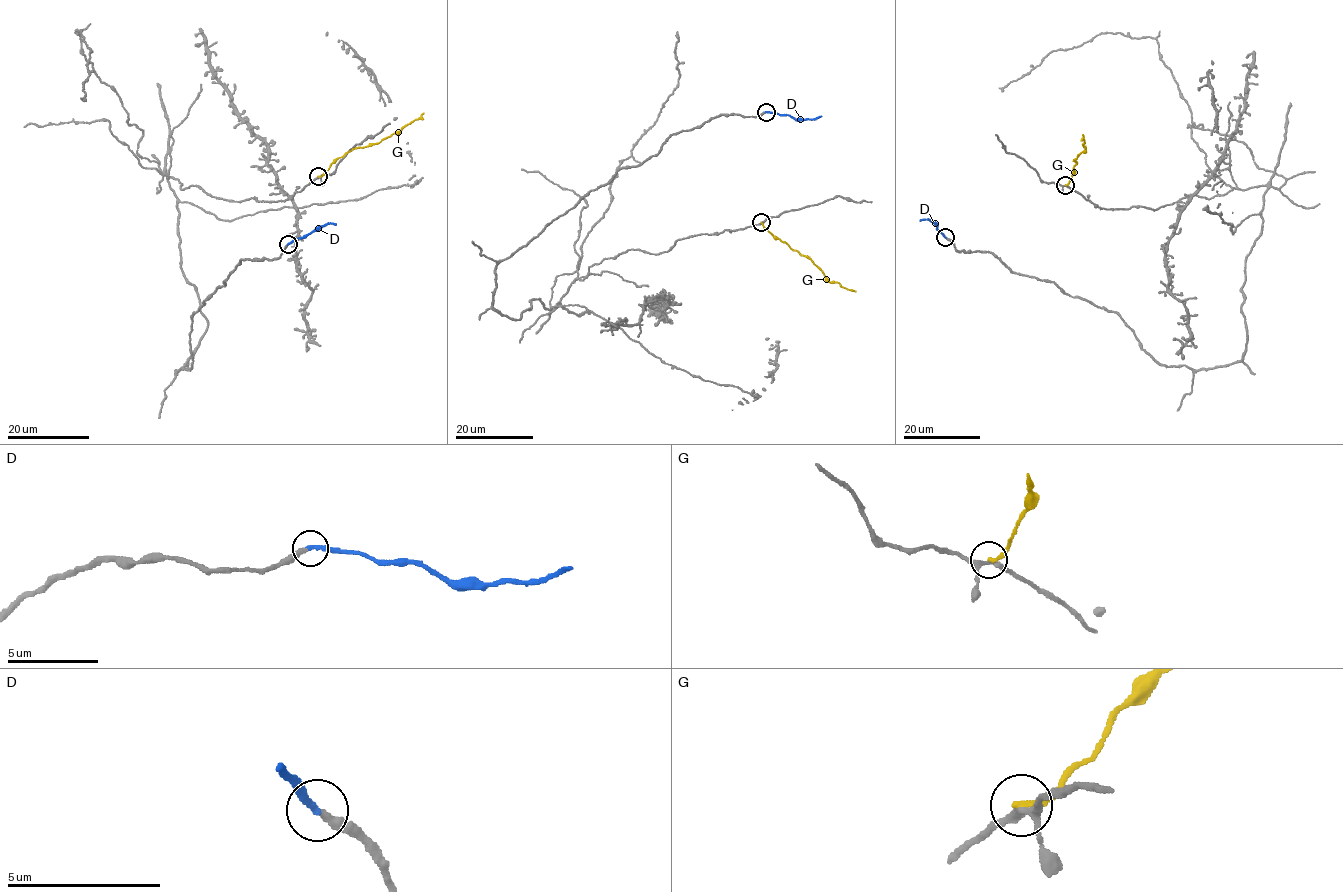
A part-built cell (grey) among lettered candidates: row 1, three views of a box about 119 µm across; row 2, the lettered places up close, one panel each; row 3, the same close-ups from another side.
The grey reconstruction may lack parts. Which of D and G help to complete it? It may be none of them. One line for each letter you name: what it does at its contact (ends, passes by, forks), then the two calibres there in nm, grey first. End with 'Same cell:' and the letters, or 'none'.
D: it ends; calibres 280 and 240 nm
Same cell: D

